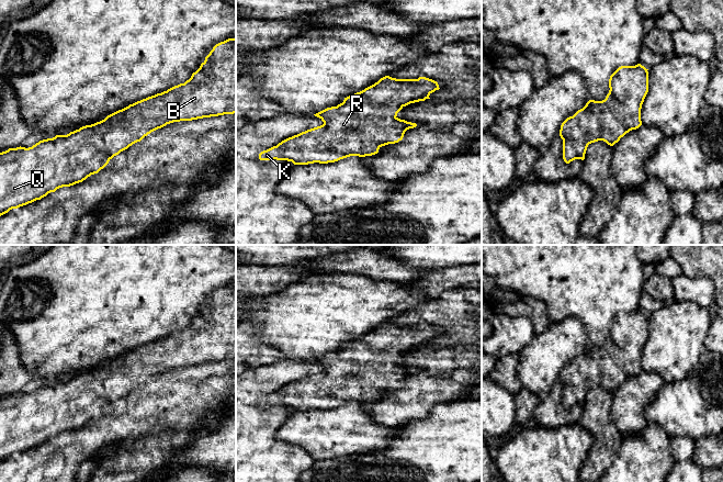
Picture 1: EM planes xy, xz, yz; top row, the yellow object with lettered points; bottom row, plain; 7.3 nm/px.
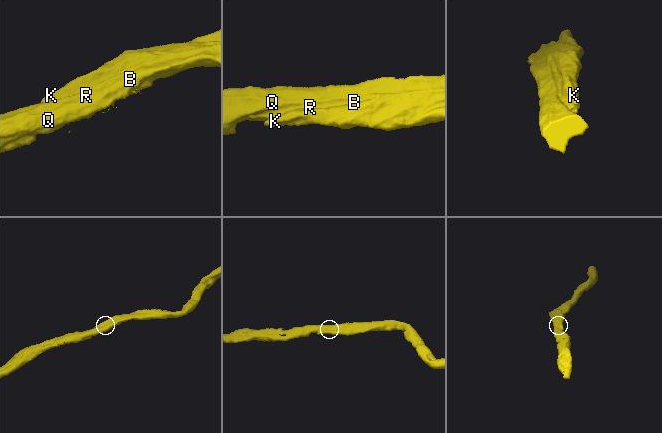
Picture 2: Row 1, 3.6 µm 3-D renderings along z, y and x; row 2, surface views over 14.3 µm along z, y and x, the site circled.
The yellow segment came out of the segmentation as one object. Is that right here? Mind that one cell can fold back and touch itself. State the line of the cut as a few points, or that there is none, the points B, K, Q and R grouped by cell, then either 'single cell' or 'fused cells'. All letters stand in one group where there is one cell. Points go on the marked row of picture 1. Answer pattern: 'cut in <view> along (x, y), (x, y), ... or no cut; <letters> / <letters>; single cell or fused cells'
no cut; B K Q R; single cell

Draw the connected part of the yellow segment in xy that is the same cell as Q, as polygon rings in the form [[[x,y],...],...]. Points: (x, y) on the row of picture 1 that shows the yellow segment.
[[[236,38],[216,44],[200,68],[184,83],[137,101],[104,120],[67,135],[39,141],[32,147],[0,153],[0,216],[41,200],[63,187],[82,182],[151,132],[167,124],[236,113]]]

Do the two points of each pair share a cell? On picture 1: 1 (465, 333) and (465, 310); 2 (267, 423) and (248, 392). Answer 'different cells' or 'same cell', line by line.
1: same cell
2: same cell

